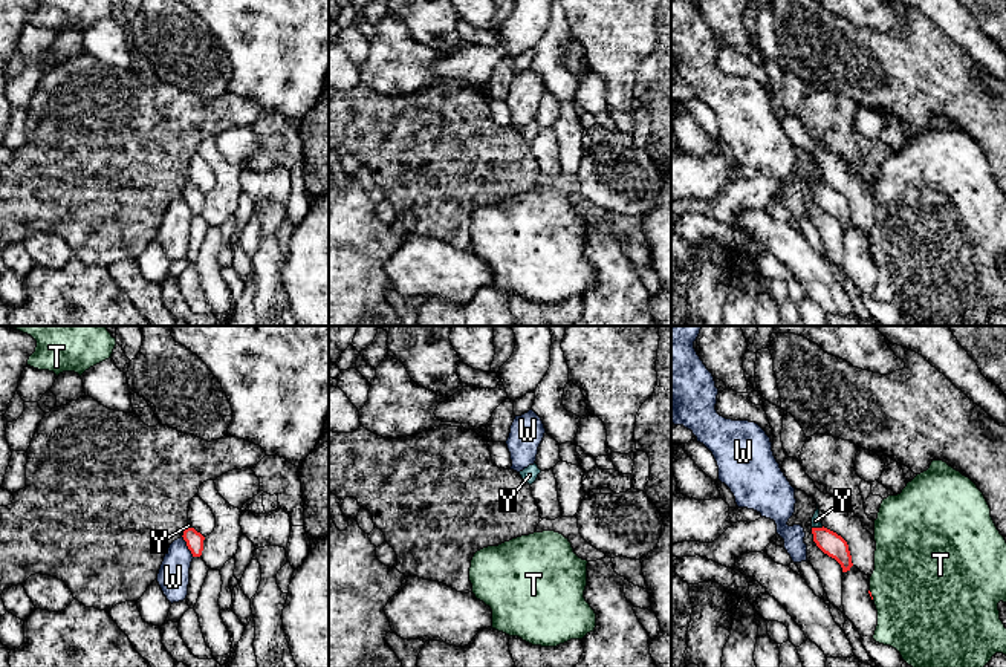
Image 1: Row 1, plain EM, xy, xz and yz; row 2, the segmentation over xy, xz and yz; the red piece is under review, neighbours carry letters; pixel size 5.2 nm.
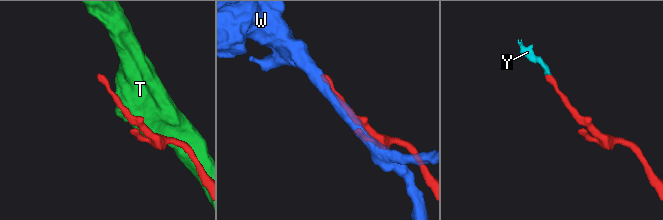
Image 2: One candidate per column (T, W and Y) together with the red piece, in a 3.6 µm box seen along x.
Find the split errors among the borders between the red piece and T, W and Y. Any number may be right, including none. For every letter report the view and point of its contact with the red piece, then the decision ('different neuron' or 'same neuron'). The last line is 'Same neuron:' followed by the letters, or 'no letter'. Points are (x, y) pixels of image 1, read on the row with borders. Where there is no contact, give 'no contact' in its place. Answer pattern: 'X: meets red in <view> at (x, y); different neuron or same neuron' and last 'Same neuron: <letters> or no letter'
T: meets red in yz at (870, 595); different neuron
W: meets red in xy at (187, 545); different neuron
Y: meets red in yz at (817, 528); same neuron
Same neuron: Y

